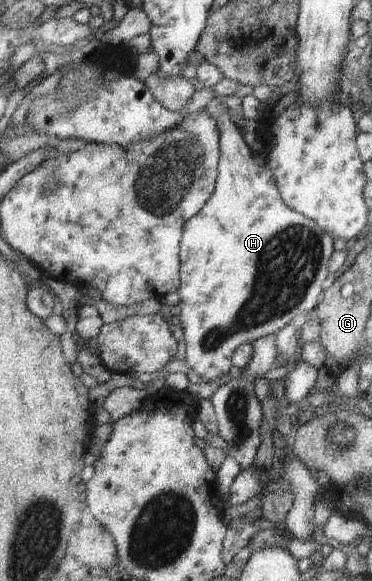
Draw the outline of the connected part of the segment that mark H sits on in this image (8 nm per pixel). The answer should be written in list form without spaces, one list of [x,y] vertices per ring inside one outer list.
[[[215,97],[211,100],[211,103],[207,105],[206,111],[213,113],[213,117],[217,117],[217,121],[221,125],[221,149],[222,158],[220,163],[220,177],[217,180],[216,195],[209,200],[209,203],[205,205],[203,211],[199,215],[192,217],[189,220],[185,231],[183,231],[183,241],[181,241],[181,277],[182,283],[180,294],[180,307],[182,309],[182,315],[180,320],[186,331],[186,361],[190,368],[192,368],[200,377],[203,382],[213,383],[213,381],[221,381],[221,377],[229,377],[229,370],[233,369],[235,352],[248,343],[254,344],[256,341],[263,339],[264,337],[278,334],[282,329],[285,329],[289,323],[293,323],[299,315],[307,313],[307,311],[313,311],[317,309],[324,297],[325,293],[325,281],[329,279],[329,263],[331,263],[331,257],[333,253],[337,251],[335,249],[335,241],[332,234],[328,232],[320,224],[311,217],[295,210],[288,202],[285,201],[284,195],[281,193],[280,185],[277,182],[275,173],[269,166],[264,163],[259,166],[255,163],[255,157],[253,153],[255,151],[249,146],[249,143],[245,140],[243,131],[239,129],[239,125],[233,121],[233,115],[231,115],[231,109],[229,105],[222,100],[221,97]]]

